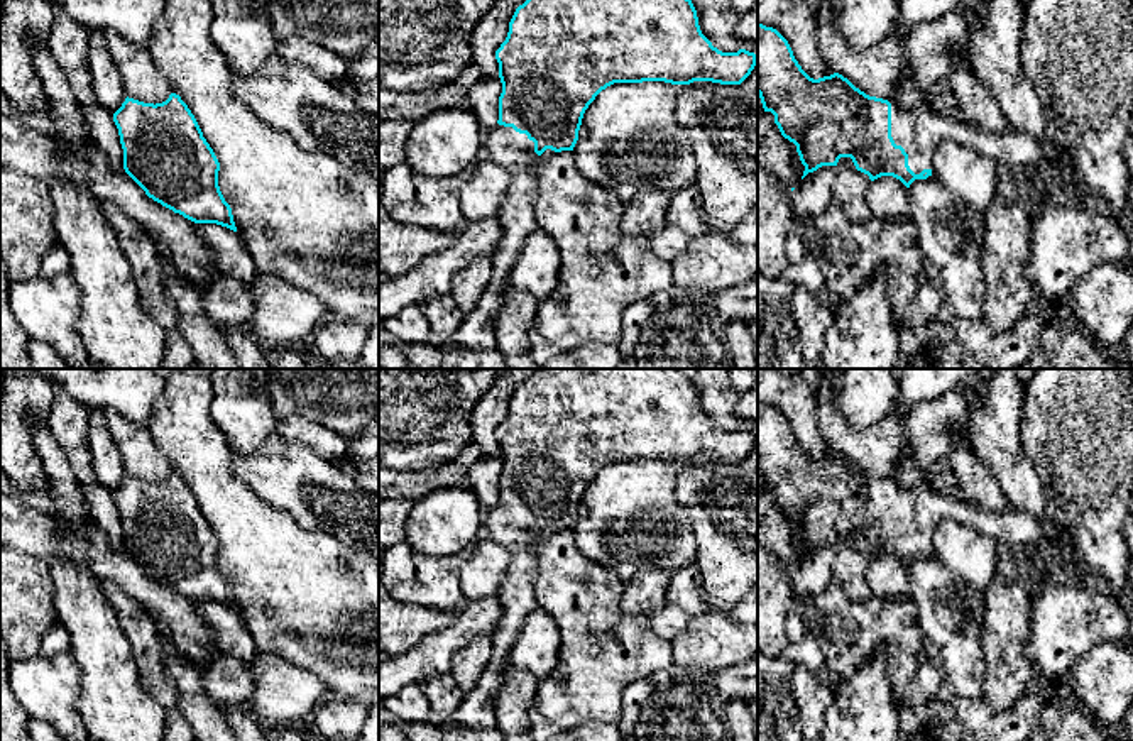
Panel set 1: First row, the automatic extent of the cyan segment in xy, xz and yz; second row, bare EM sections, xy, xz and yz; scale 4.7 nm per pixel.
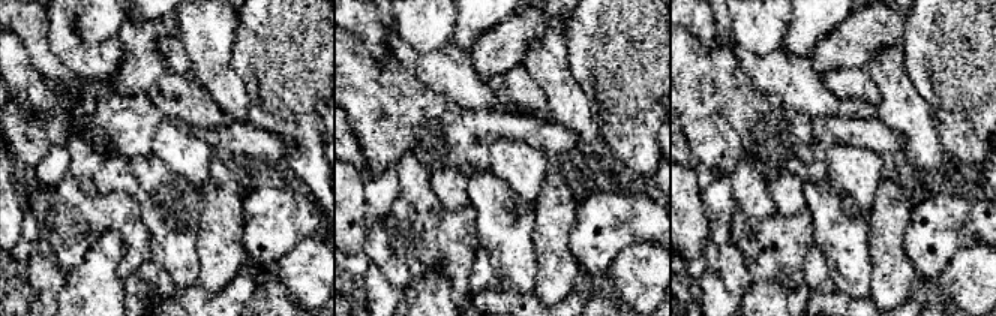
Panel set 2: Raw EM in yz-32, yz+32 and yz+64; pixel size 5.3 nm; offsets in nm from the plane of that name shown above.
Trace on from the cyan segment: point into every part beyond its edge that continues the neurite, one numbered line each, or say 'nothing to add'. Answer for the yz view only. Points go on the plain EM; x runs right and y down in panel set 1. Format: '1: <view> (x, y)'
1: yz (919, 511)

